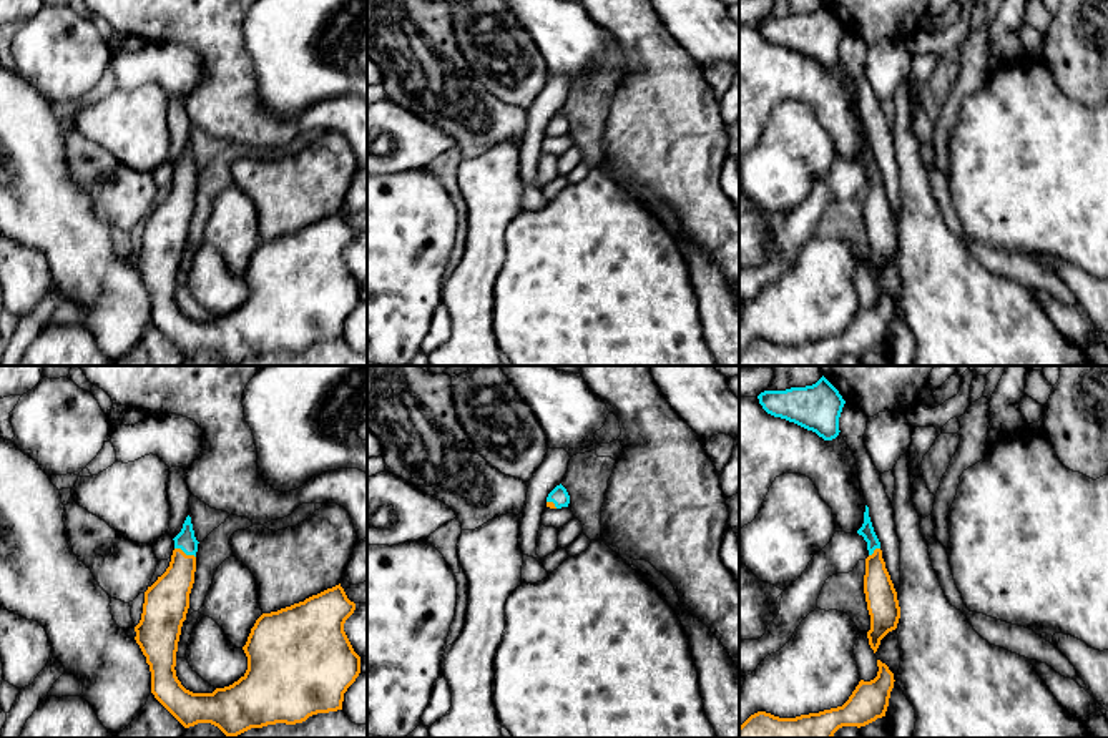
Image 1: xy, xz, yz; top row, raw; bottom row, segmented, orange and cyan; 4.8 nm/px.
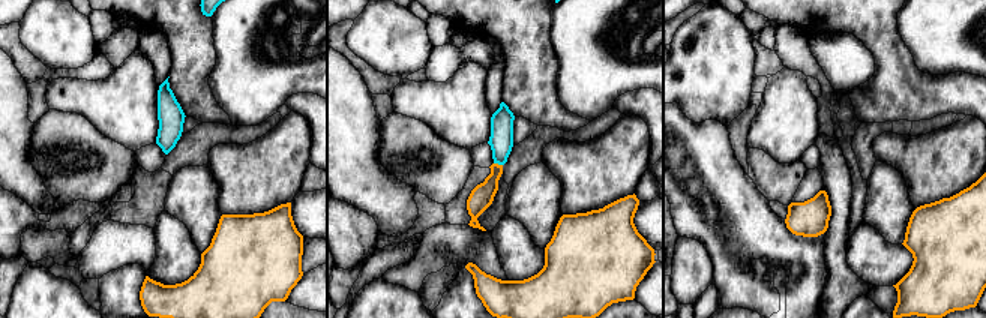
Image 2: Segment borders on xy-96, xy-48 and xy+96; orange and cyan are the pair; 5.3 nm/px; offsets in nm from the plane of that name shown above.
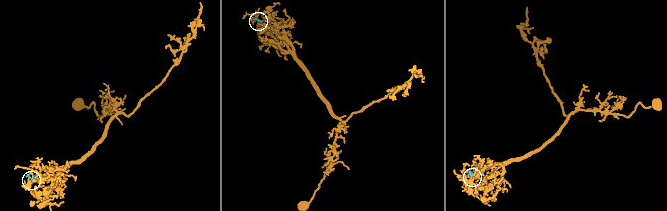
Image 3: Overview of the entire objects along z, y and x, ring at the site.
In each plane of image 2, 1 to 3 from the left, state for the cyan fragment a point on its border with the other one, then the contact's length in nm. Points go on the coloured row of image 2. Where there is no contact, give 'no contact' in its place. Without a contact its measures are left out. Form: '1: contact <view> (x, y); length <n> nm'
1: no contact
2: contact xy-48 (497, 164); length 50 nm
3: no contact

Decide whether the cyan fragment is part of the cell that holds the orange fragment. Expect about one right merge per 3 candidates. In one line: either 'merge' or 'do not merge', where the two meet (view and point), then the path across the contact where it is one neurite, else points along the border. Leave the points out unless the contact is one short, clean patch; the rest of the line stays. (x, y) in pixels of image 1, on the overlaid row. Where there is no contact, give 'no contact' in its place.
merge | xy (183, 552) | across xy (166, 600), (180, 575), (183, 552), (185, 541)

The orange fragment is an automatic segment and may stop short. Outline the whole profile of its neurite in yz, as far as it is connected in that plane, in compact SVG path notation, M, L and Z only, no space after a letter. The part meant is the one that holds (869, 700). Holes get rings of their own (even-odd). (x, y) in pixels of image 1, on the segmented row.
M877 660L877 667L877 676L860 680L842 706L796 718L757 711L739 726L739 738L832 738L842 726L860 728L885 716L895 680L885 663Z

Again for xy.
M189 515L173 540L169 567L145 592L141 620L135 627L154 698L184 728L211 723L226 736L342 710L344 693L360 673L360 657L344 632L355 603L341 583L262 613L243 647L248 670L238 681L213 693L186 690L174 667L199 544Z

